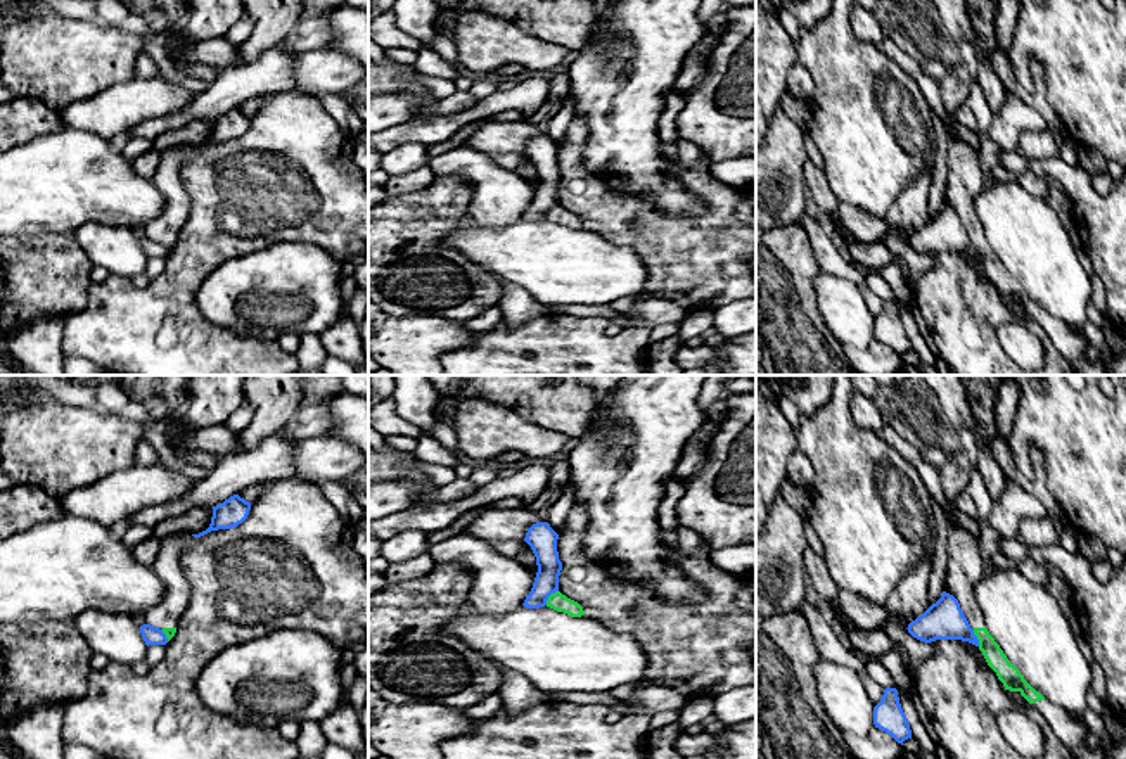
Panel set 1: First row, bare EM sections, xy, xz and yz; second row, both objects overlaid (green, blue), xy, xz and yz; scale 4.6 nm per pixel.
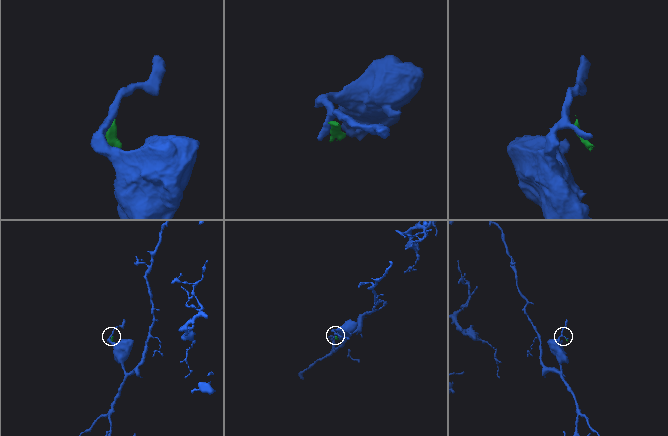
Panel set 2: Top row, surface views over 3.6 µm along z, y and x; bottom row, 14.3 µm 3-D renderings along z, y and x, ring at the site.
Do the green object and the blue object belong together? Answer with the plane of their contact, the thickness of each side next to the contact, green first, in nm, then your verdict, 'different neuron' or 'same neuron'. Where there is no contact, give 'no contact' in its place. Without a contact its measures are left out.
meets green in xz; 90 nm thick on the green side, 130 nm on the other; different neuron

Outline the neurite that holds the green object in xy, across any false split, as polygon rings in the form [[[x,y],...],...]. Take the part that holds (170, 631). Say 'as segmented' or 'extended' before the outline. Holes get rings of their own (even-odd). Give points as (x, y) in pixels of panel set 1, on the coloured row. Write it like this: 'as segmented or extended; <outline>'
extended; [[[175,531],[161,539],[161,550],[150,565],[164,584],[164,598],[147,615],[147,624],[159,628],[168,641],[175,636],[182,614],[190,602],[189,583],[180,569],[183,531]]]

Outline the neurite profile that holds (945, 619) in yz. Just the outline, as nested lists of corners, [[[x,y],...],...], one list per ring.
[[[946,591],[920,617],[912,621],[906,629],[913,638],[925,643],[962,640],[979,647],[979,640],[963,615],[958,600]]]

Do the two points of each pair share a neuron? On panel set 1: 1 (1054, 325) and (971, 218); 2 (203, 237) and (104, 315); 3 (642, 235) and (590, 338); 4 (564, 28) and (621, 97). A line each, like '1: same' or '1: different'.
1: same
2: same
3: different
4: different

